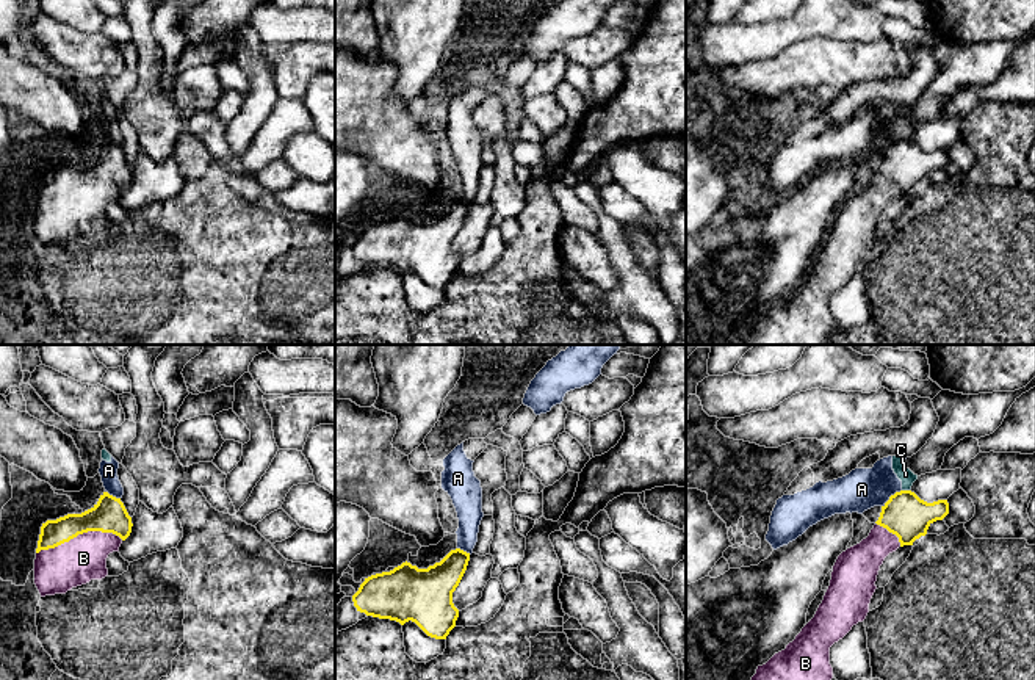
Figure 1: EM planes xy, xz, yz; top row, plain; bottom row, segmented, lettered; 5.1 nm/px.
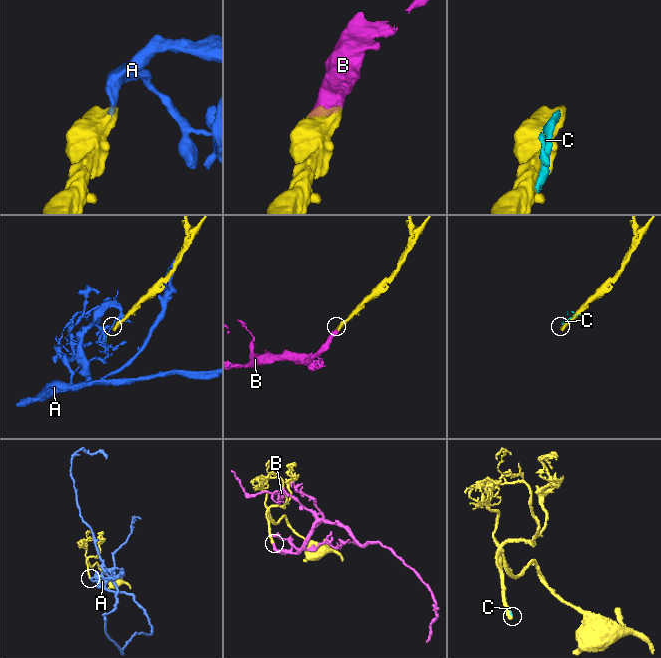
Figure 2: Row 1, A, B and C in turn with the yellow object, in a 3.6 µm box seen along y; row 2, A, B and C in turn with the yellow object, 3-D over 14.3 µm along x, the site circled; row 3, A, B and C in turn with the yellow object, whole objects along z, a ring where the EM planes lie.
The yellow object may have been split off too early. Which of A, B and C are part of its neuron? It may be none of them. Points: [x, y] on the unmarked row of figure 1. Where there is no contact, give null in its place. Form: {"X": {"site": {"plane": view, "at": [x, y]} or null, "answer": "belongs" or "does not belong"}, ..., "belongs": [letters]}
{"A": {"site": {"plane": "yz", "at": [890, 146]}, "answer": "does not belong"}, "B": {"site": {"plane": "xy", "at": [79, 182]}, "answer": "belongs"}, "C": {"site": {"plane": "yz", "at": [905, 140]}, "answer": "does not belong"}, "belongs": ["B"]}

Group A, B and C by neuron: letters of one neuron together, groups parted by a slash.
A C / B

